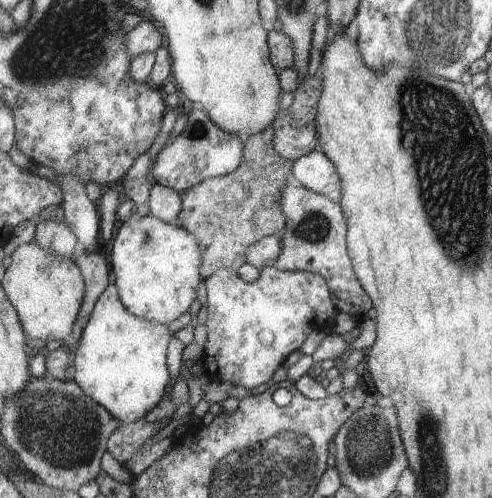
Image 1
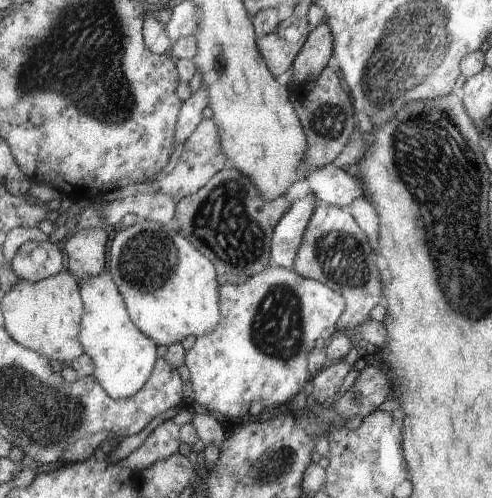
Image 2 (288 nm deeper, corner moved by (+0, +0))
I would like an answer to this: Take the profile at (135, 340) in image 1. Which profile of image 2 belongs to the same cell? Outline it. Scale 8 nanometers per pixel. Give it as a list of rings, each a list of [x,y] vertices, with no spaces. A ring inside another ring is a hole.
[[[109,272],[97,278],[87,278],[81,286],[81,296],[85,304],[85,316],[81,322],[79,342],[95,366],[95,380],[113,398],[113,402],[135,398],[135,394],[139,394],[147,382],[155,378],[155,368],[161,360],[157,354],[159,344],[139,330],[131,318],[131,312],[127,310],[127,300],[123,300]]]

